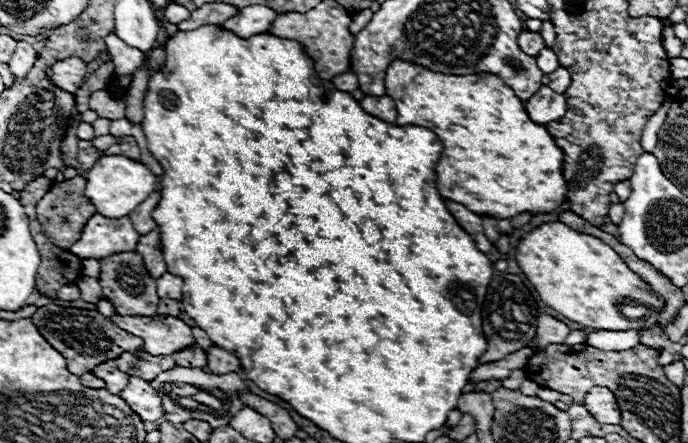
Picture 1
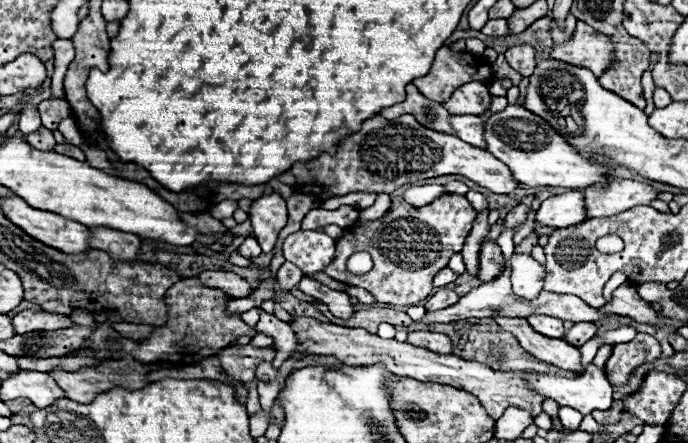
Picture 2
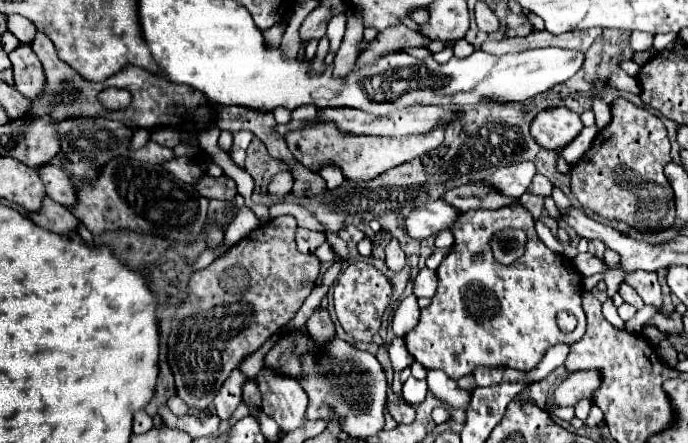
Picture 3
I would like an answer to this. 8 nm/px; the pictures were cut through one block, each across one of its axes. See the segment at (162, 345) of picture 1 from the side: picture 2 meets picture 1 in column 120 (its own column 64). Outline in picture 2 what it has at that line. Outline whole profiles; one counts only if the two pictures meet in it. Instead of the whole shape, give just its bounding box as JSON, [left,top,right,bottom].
[12,310,74,334]

